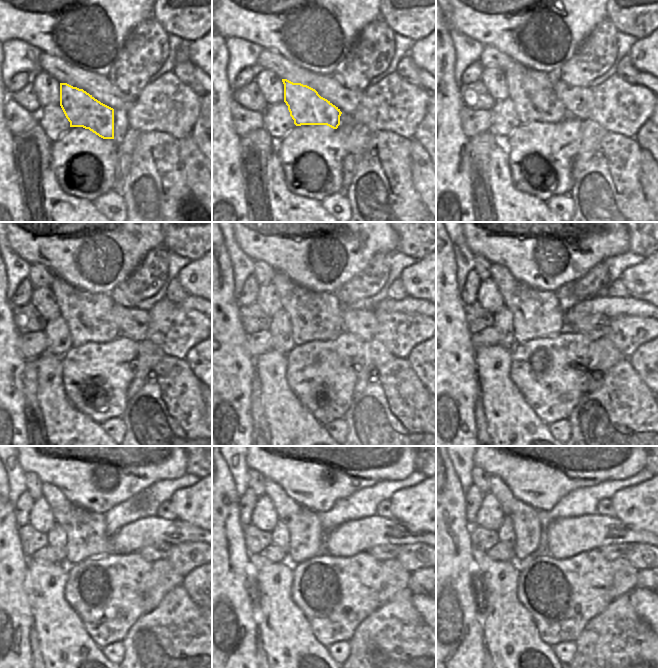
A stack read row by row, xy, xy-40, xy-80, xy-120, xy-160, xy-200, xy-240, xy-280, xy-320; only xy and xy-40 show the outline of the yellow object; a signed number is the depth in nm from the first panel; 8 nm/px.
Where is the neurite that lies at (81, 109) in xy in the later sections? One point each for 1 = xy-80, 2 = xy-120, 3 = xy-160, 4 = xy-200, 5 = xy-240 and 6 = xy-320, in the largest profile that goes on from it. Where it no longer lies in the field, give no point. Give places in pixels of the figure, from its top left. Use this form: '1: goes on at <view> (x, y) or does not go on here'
1: goes on at xy-80 (532, 92)
2: goes on at xy-120 (88, 316)
3: goes on at xy-160 (314, 315)
4: goes on at xy-200 (536, 313)
5: goes on at xy-240 (86, 537)
6: goes on at xy-320 (525, 520)

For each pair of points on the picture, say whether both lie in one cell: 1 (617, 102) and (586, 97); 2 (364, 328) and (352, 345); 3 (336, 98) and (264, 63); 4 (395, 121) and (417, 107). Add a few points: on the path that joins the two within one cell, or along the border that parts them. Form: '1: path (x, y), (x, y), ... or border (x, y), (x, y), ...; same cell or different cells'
1: border (592, 87), (593, 99), (587, 118); different cells
2: border (344, 330), (354, 334), (363, 341); different cells
3: path (318, 81), (297, 75), (282, 67); same cell
4: path (400, 118), (412, 107); same cell

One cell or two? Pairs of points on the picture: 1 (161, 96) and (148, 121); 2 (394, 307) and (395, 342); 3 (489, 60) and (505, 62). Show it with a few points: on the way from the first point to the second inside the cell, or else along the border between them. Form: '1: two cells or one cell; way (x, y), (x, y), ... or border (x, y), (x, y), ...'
1: one cell; way (161, 102), (150, 115)
2: two cells; border (375, 307), (391, 312), (415, 312), (417, 314)
3: one cell; way (493, 60), (501, 61)

